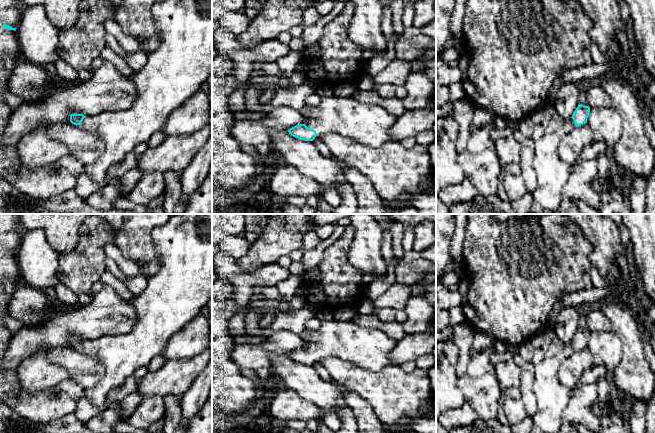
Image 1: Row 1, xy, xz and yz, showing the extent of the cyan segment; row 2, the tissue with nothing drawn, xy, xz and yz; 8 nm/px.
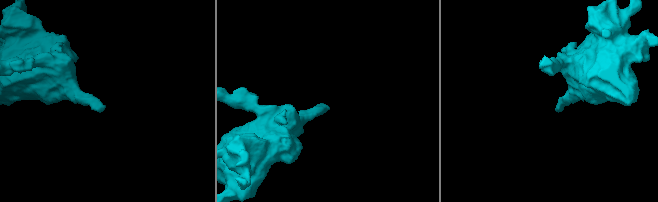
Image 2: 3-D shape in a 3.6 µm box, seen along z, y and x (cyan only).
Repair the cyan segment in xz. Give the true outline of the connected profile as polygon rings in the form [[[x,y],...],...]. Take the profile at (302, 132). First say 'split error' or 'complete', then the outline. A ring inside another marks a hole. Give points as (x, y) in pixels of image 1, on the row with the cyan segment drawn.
split error | [[[352,97],[321,98],[318,105],[305,104],[300,112],[307,122],[288,130],[295,138],[313,141],[316,136],[336,133],[375,148],[391,141],[389,129],[397,119],[380,105]]]

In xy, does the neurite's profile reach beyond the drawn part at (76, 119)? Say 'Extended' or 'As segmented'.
Extended

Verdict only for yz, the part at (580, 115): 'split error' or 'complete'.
split error

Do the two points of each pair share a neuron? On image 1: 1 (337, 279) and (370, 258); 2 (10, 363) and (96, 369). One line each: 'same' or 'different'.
1: different
2: different

